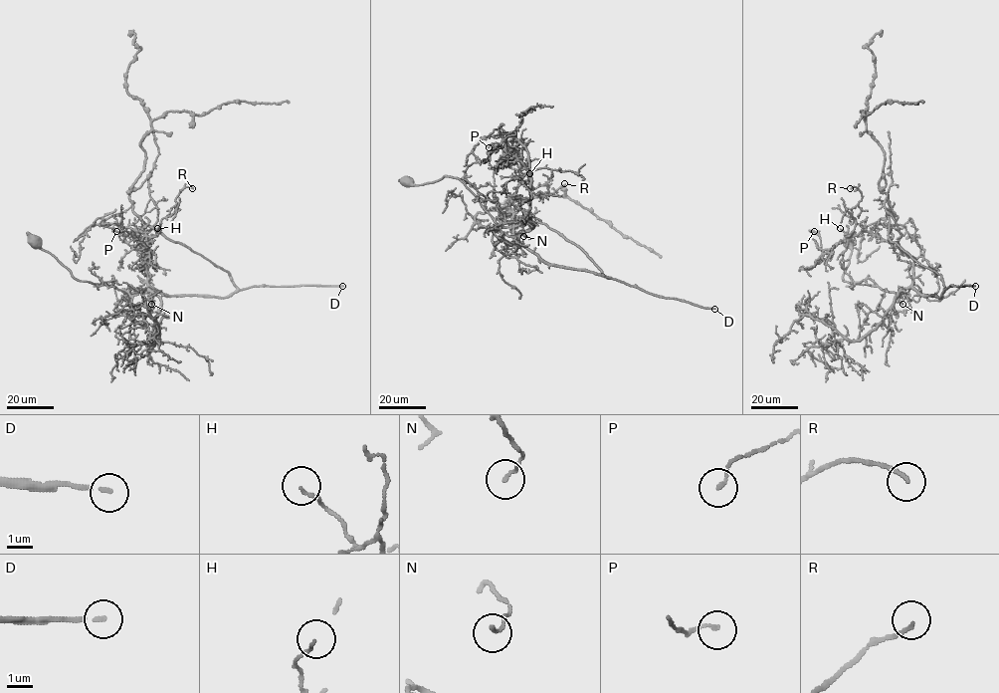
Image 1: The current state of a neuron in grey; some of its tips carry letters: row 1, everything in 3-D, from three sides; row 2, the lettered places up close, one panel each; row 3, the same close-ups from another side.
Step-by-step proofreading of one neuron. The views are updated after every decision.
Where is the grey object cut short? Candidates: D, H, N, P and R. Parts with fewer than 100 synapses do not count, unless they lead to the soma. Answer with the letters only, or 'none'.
D

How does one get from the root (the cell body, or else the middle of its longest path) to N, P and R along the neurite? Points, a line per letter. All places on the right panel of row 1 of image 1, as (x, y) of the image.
N: (848, 241), (852, 253), (843, 279), (890, 292), (902, 290), (898, 299), (902, 304)
P: (848, 241), (845, 281), (897, 293), (911, 285), (914, 259), (879, 236), (861, 231), (822, 250), (814, 231)
R: (848, 241), (845, 281), (897, 293), (911, 285), (912, 257), (868, 231), (847, 236), (862, 198), (850, 188)

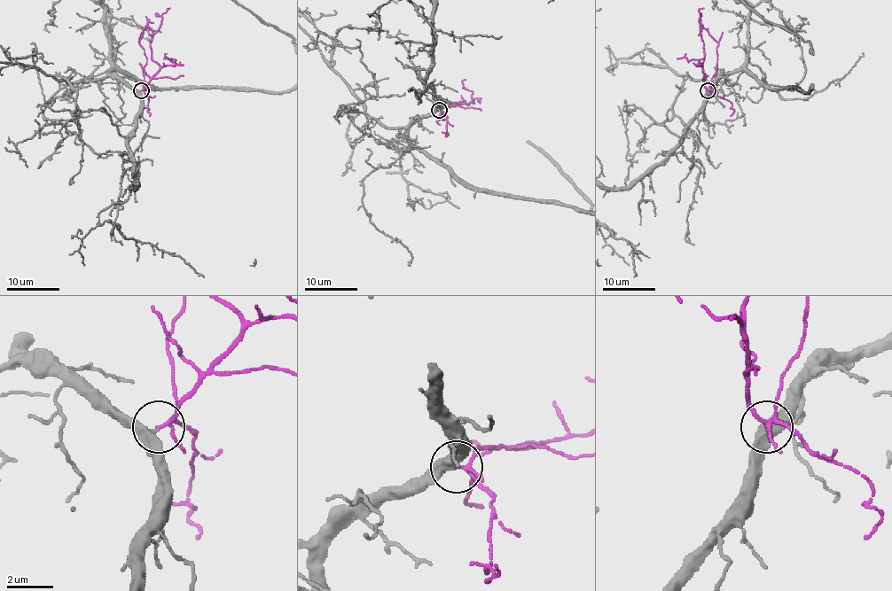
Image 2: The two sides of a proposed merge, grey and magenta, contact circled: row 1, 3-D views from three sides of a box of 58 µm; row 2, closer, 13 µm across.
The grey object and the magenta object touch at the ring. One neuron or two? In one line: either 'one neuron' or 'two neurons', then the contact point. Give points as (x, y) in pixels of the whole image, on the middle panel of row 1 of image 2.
one neuron | (439, 110)

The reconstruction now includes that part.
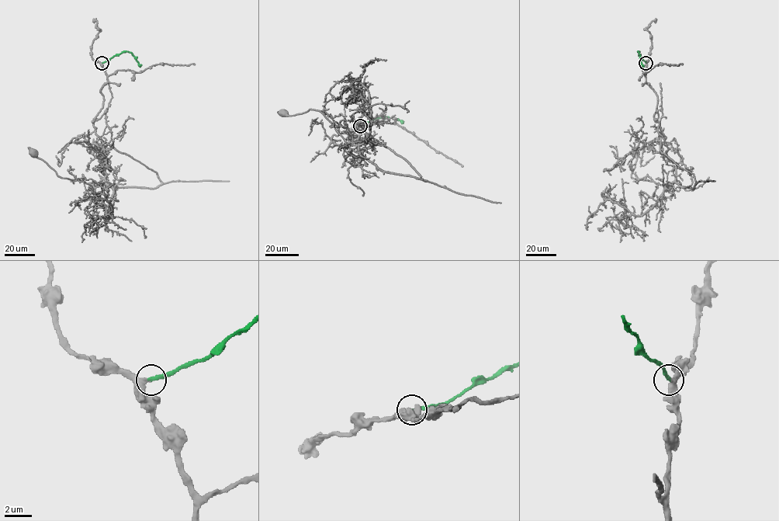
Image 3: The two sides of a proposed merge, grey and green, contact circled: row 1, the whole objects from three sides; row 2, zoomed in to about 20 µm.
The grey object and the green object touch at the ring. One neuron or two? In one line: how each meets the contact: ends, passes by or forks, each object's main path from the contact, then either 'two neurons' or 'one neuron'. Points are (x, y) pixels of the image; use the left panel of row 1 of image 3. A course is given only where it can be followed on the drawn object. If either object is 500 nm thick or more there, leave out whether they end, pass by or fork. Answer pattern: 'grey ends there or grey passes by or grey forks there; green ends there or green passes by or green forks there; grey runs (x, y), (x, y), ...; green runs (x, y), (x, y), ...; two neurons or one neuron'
grey ends there; green ends there; grey runs (102, 63), (107, 81), (95, 133), (161, 183), (92, 185), (60, 177), (32, 153); green runs (102, 63), (128, 51), (140, 67); one neuron

